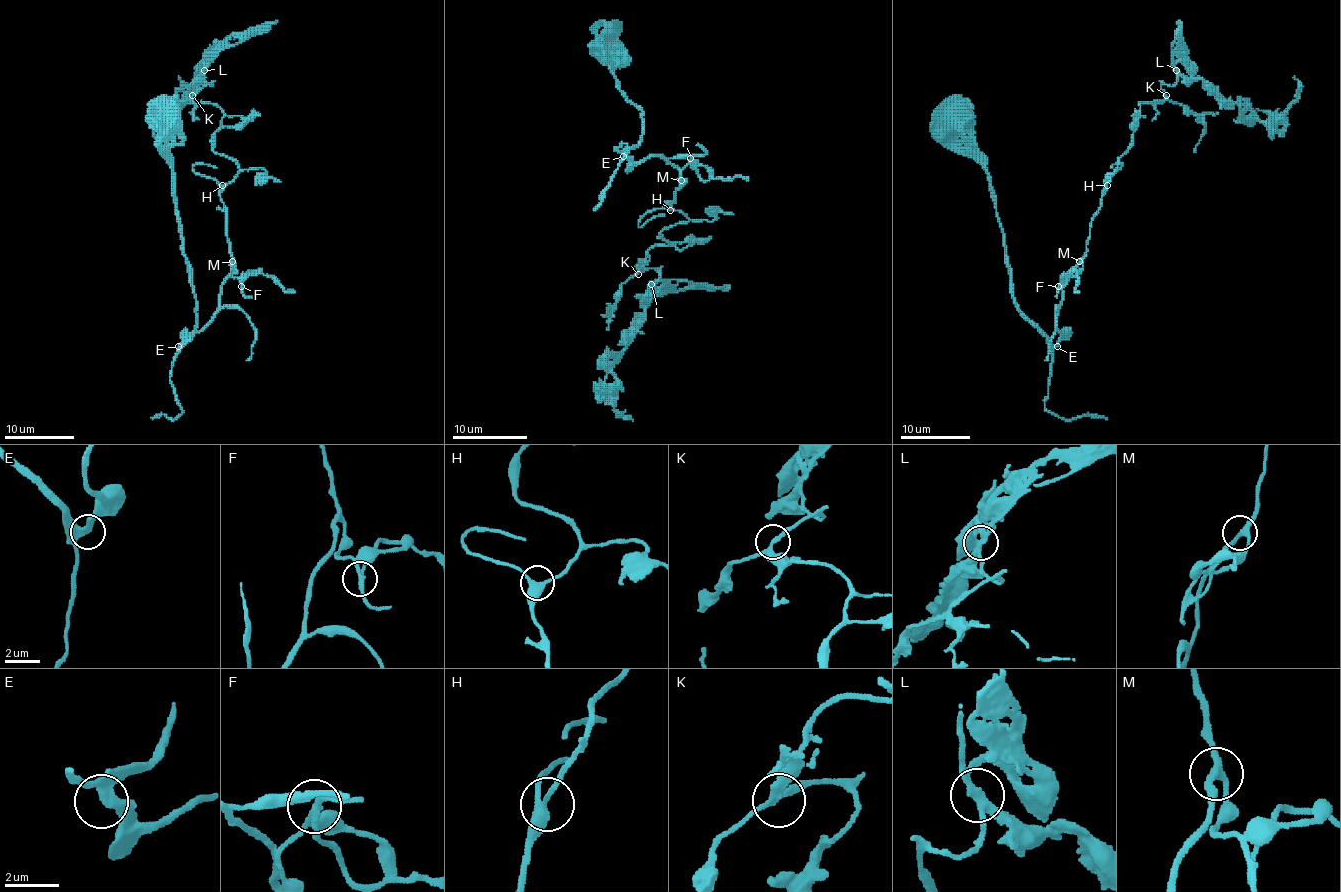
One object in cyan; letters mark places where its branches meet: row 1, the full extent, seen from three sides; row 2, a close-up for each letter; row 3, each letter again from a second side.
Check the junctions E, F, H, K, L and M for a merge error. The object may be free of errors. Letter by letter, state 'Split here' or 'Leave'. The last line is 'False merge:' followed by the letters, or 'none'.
E: Leave
F: Leave
H: Leave
K: Leave
L: Leave
M: Leave
False merge: none

